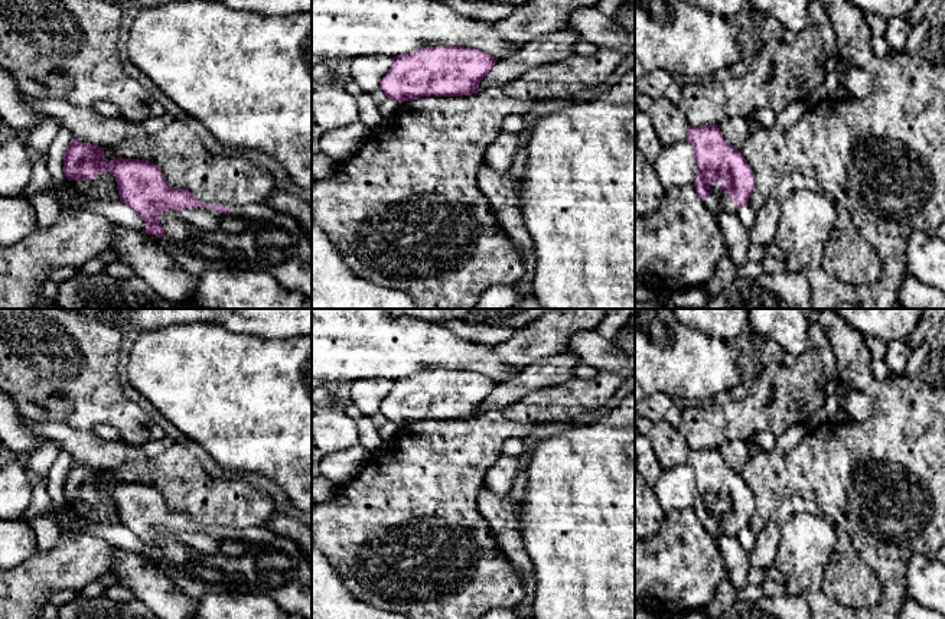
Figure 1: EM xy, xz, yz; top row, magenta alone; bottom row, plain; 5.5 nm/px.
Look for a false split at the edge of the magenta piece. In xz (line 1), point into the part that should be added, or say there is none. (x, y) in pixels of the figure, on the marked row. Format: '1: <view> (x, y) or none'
1: none

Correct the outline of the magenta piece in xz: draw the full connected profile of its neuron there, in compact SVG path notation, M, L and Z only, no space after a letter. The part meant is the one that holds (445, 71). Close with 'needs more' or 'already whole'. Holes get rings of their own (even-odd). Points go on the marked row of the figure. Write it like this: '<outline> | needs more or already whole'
M465 46L423 48L394 56L379 89L400 104L428 95L472 95L482 91L479 82L496 61L480 49Z | already whole

